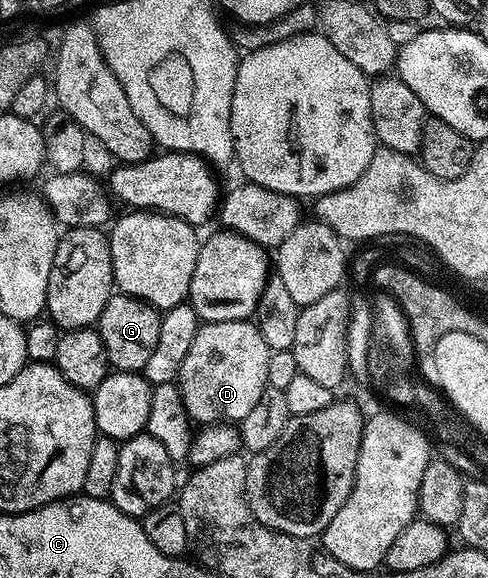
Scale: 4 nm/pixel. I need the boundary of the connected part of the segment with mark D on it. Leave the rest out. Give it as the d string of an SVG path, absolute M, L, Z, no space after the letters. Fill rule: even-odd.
M256 321L206 322L198 325L195 340L177 373L176 385L181 392L205 392L201 398L191 398L190 419L197 424L227 422L240 424L243 416L255 408L263 396L267 380L267 360L271 351L261 335Z

